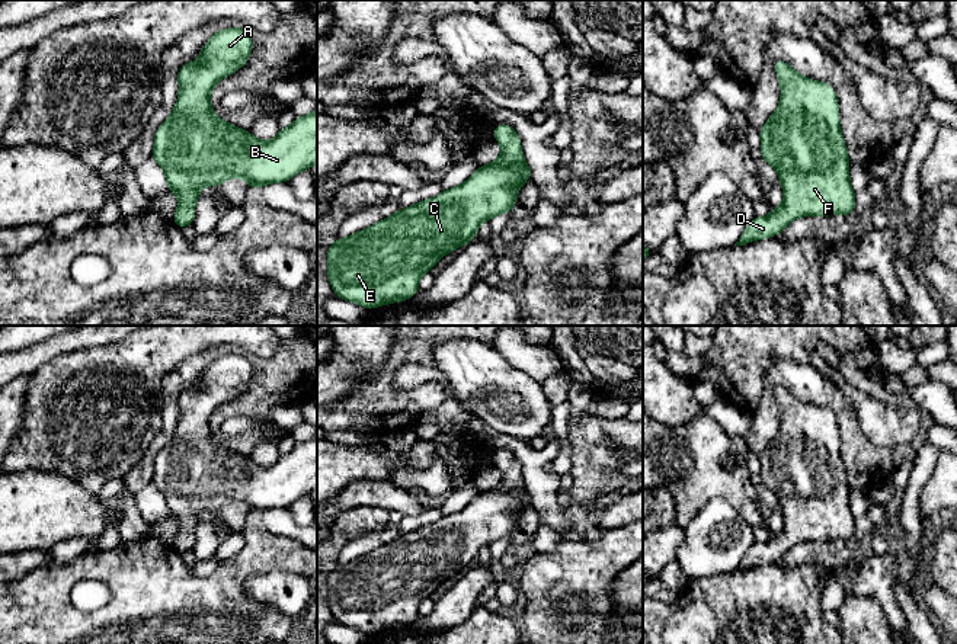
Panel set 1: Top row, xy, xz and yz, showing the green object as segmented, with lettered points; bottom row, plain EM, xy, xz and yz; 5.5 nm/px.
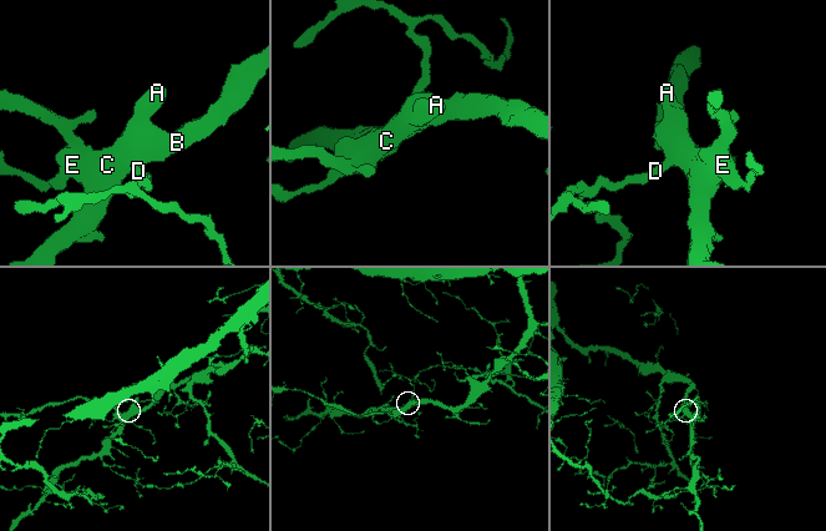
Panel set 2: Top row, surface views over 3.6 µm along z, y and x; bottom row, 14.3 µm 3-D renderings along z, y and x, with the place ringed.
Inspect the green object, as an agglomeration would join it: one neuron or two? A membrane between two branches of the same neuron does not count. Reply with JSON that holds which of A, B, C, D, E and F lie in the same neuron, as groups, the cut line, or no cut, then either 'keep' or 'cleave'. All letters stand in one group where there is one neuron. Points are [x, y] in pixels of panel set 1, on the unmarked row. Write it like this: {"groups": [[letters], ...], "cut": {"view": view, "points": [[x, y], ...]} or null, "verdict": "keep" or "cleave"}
{"groups": [["A", "B", "C", "D", "E", "F"]], "cut": null, "verdict": "keep"}

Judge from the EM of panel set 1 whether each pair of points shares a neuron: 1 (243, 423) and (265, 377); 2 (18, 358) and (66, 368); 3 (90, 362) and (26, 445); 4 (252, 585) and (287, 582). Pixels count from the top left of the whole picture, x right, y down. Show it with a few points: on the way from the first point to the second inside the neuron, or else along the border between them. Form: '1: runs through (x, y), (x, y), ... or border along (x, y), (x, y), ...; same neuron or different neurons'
1: border along (259, 420), (234, 435), (226, 435), (220, 429); different neurons
2: border along (74, 351), (42, 362), (28, 377); different neurons
3: runs through (82, 383), (73, 391), (71, 400), (47, 425); same neuron
4: runs through (261, 585), (278, 585); same neuron

